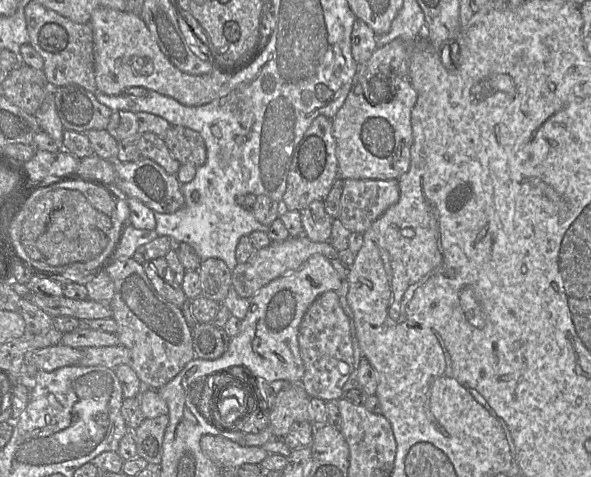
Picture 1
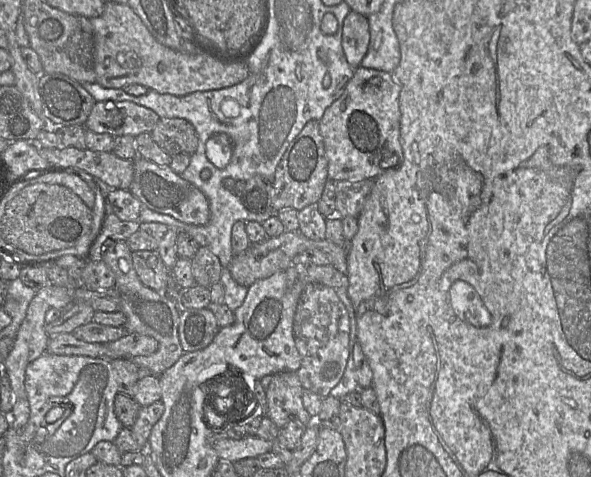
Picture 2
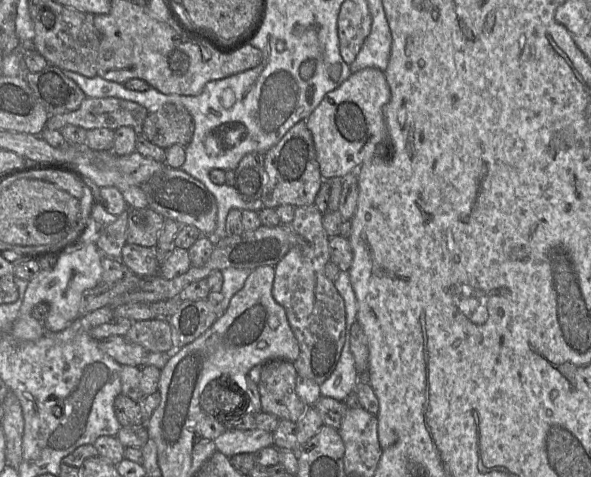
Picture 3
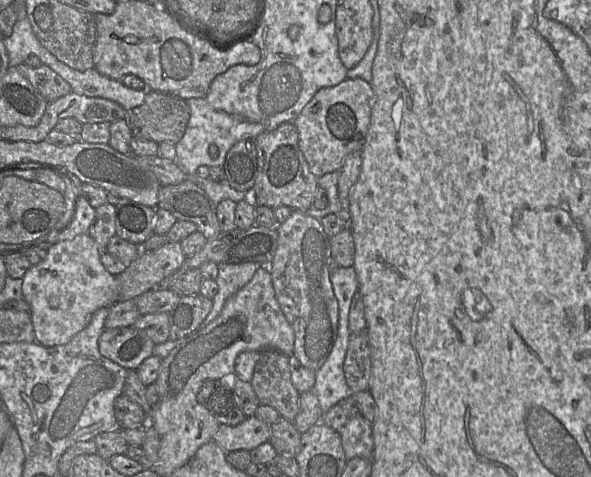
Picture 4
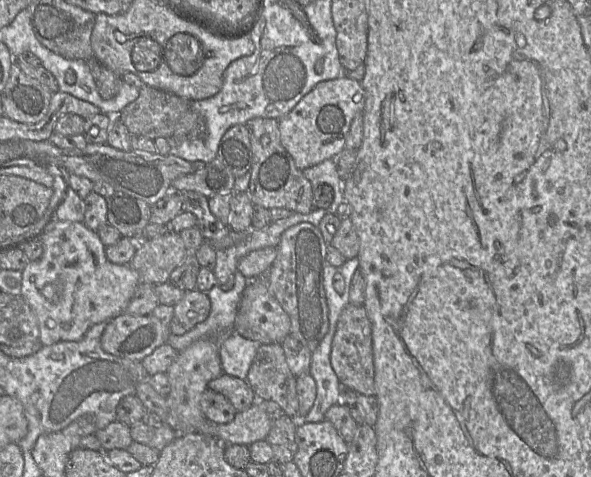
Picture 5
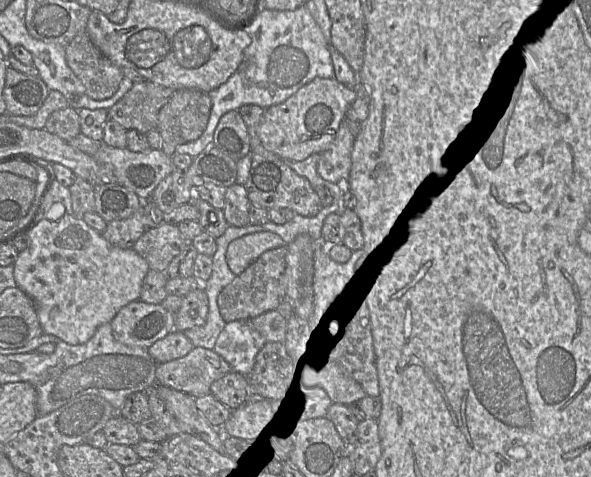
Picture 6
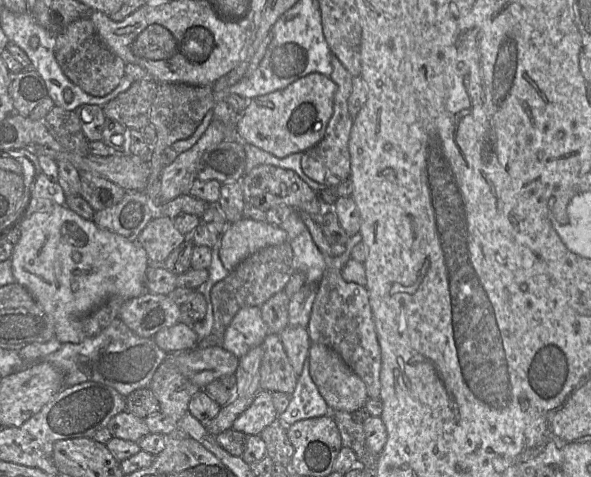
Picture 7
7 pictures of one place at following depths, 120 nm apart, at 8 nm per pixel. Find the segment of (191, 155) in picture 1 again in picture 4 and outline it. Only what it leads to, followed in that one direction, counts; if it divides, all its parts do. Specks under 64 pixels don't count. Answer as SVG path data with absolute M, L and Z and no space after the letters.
M148 90L143 104L127 111L126 122L133 136L176 144L183 137L190 108L183 98Z

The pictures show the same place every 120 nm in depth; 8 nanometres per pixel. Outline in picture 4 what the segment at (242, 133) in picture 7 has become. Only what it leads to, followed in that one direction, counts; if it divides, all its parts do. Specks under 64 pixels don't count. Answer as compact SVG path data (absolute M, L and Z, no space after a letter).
M346 78L335 86L319 89L293 120L299 134L299 148L317 178L339 171L349 154L362 151L373 100L374 91L369 82Z

